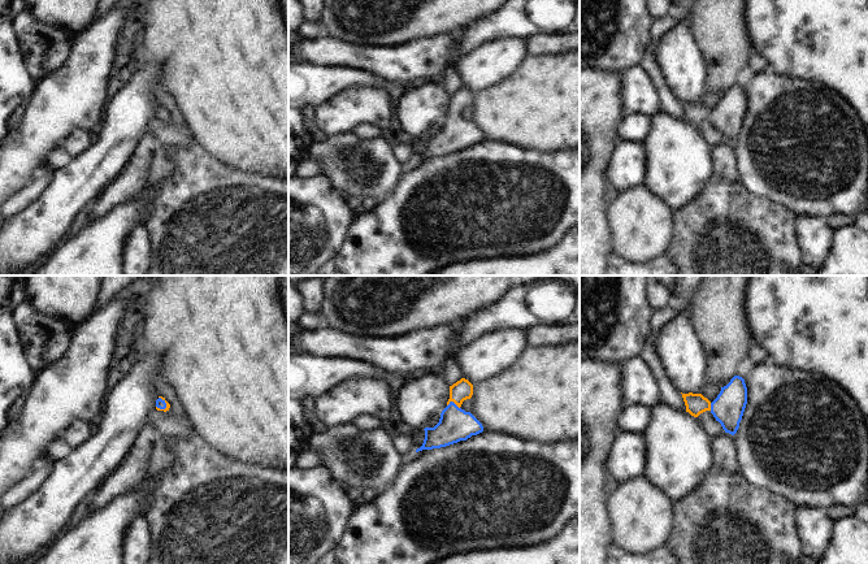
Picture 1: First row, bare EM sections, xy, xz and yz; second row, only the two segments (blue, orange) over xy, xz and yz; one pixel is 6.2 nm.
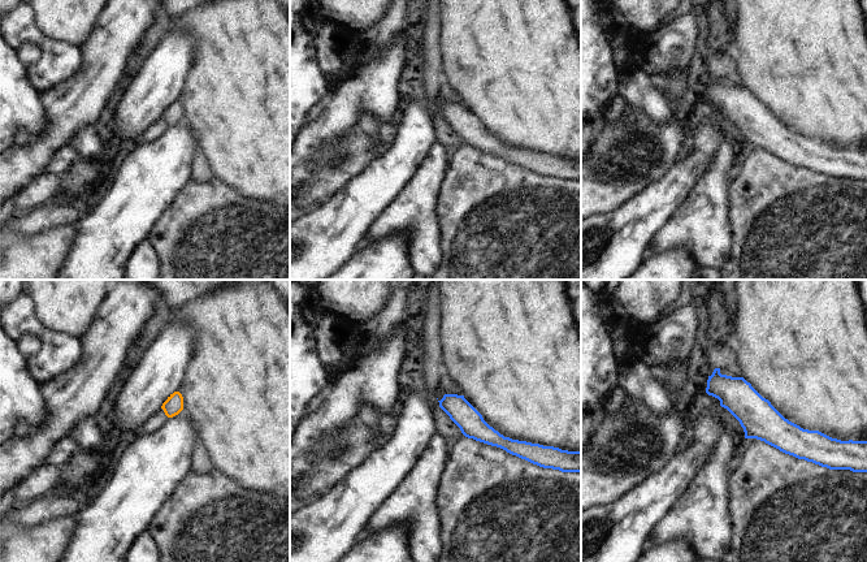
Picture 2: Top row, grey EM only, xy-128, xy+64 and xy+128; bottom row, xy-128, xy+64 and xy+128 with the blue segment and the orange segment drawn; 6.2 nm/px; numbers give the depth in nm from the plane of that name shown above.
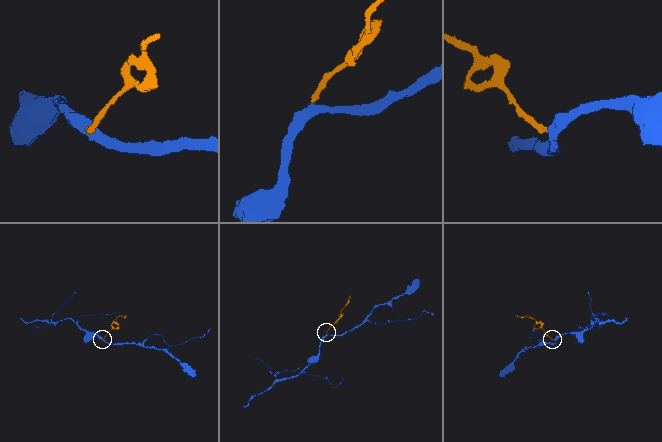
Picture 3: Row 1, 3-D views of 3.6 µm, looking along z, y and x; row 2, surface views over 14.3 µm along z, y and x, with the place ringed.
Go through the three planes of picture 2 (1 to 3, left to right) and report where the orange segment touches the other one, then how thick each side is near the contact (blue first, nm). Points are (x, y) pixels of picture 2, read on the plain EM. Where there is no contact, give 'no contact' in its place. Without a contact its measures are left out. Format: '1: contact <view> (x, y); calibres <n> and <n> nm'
1: no contact
2: no contact
3: no contact

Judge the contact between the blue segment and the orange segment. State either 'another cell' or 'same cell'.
same cell

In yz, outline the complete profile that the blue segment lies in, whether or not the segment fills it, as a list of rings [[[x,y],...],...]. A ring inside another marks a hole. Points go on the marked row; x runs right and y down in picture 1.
[[[734,376],[730,382],[721,387],[717,398],[711,403],[702,394],[682,394],[686,412],[698,417],[700,413],[709,411],[716,421],[719,421],[725,430],[734,435],[739,428],[746,404],[747,387],[745,379]]]

